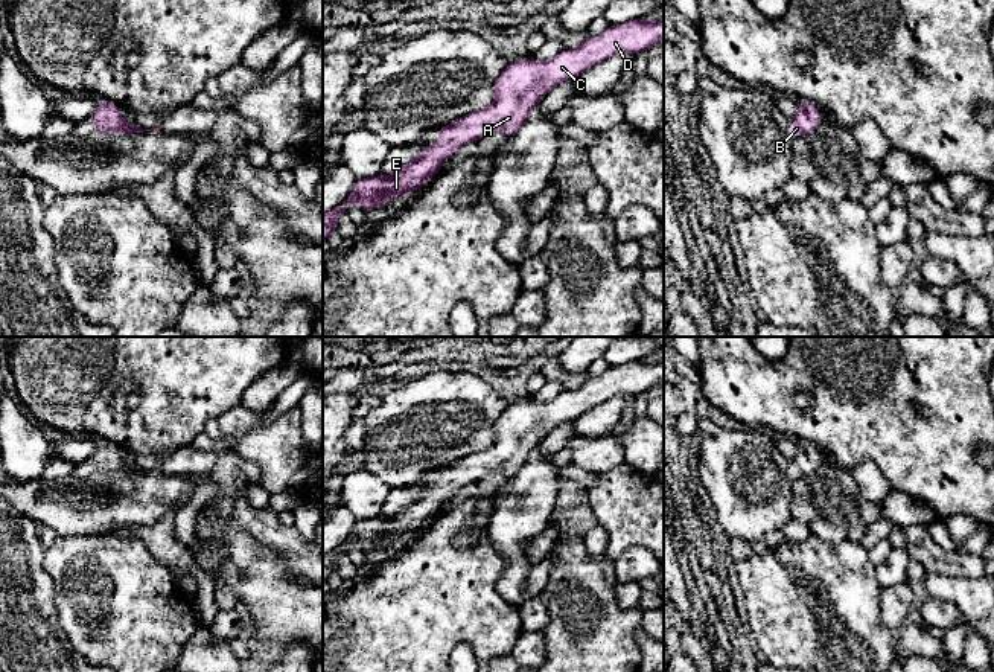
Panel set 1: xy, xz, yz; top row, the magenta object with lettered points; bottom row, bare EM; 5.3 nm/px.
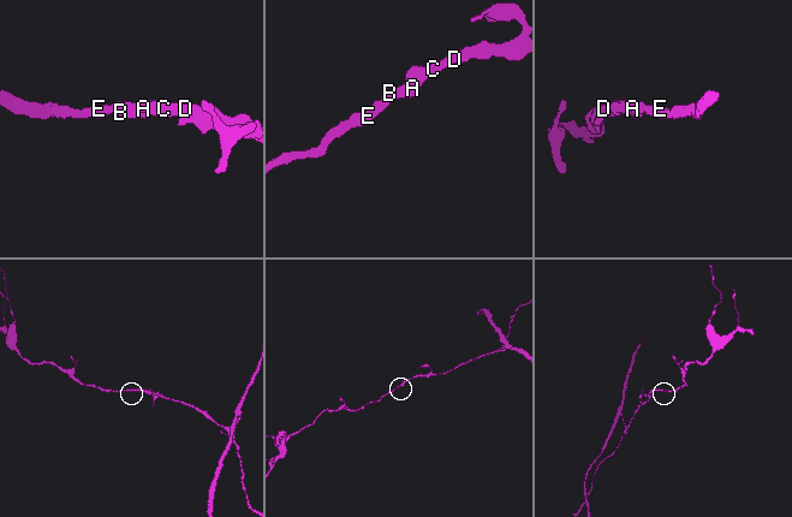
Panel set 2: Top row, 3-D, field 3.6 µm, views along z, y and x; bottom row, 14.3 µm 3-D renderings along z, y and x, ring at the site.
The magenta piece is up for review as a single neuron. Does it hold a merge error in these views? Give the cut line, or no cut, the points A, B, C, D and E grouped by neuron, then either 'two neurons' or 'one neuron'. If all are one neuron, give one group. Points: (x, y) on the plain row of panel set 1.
no cut; A B C D E; one neuron

